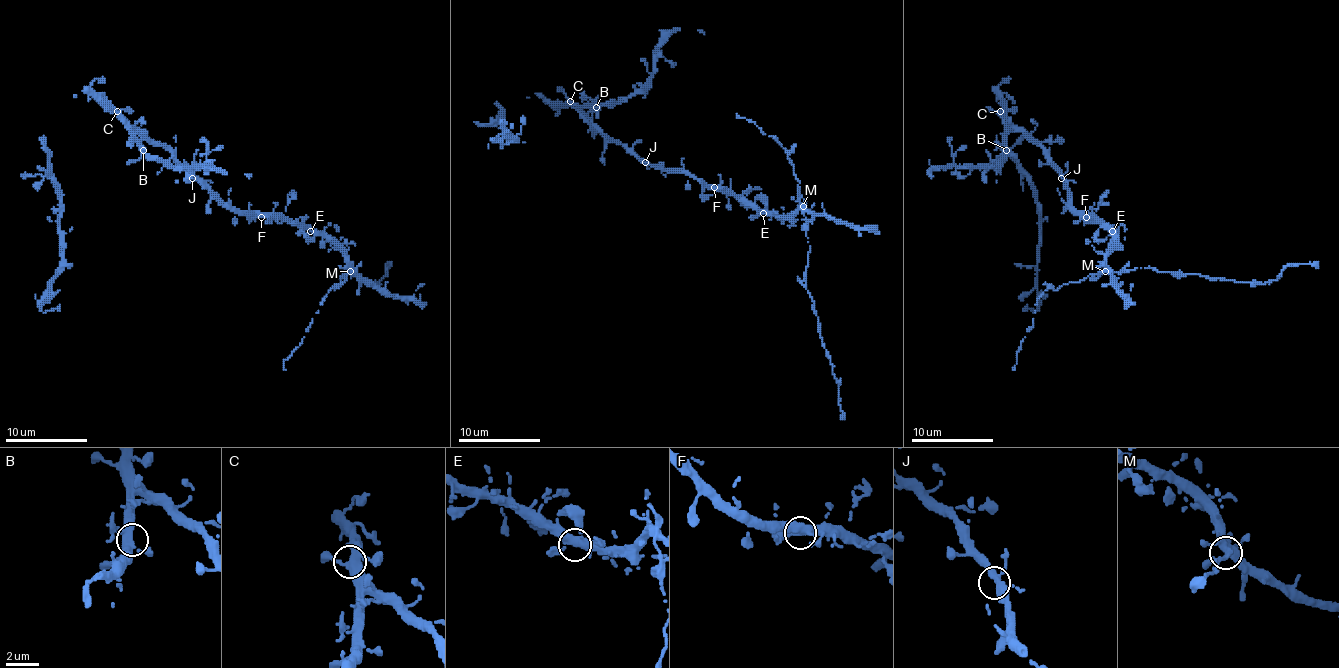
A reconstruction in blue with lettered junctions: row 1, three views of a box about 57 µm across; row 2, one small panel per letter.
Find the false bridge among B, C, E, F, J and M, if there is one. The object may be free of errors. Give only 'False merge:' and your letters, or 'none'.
False merge: none

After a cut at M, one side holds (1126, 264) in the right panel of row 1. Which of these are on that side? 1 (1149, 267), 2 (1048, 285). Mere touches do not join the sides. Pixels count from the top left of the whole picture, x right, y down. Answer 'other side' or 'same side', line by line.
1: other side
2: other side

